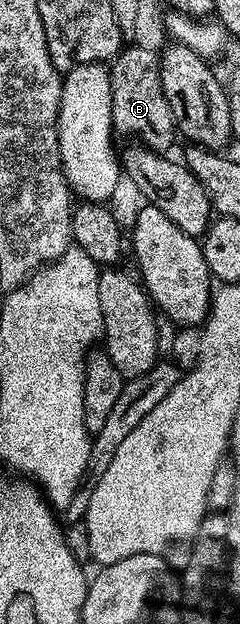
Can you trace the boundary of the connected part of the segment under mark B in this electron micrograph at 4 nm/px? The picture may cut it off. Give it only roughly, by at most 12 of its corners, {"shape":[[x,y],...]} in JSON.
{"shape":[[160,53],[110,61],[111,126],[152,152],[177,140]]}

